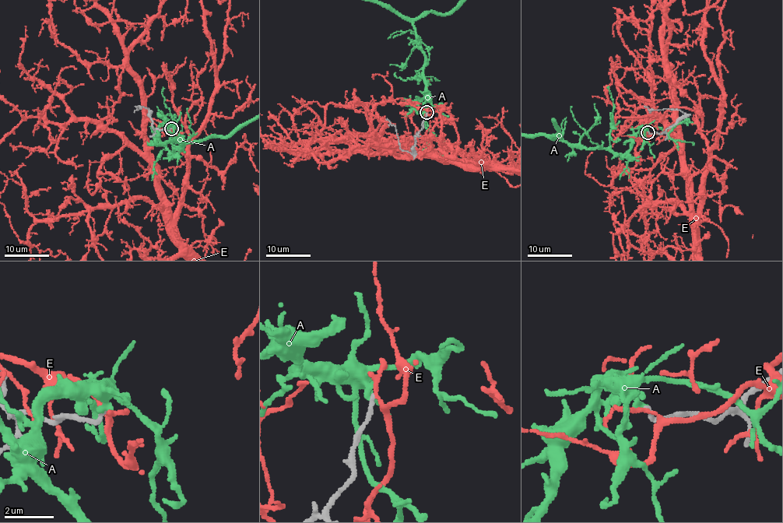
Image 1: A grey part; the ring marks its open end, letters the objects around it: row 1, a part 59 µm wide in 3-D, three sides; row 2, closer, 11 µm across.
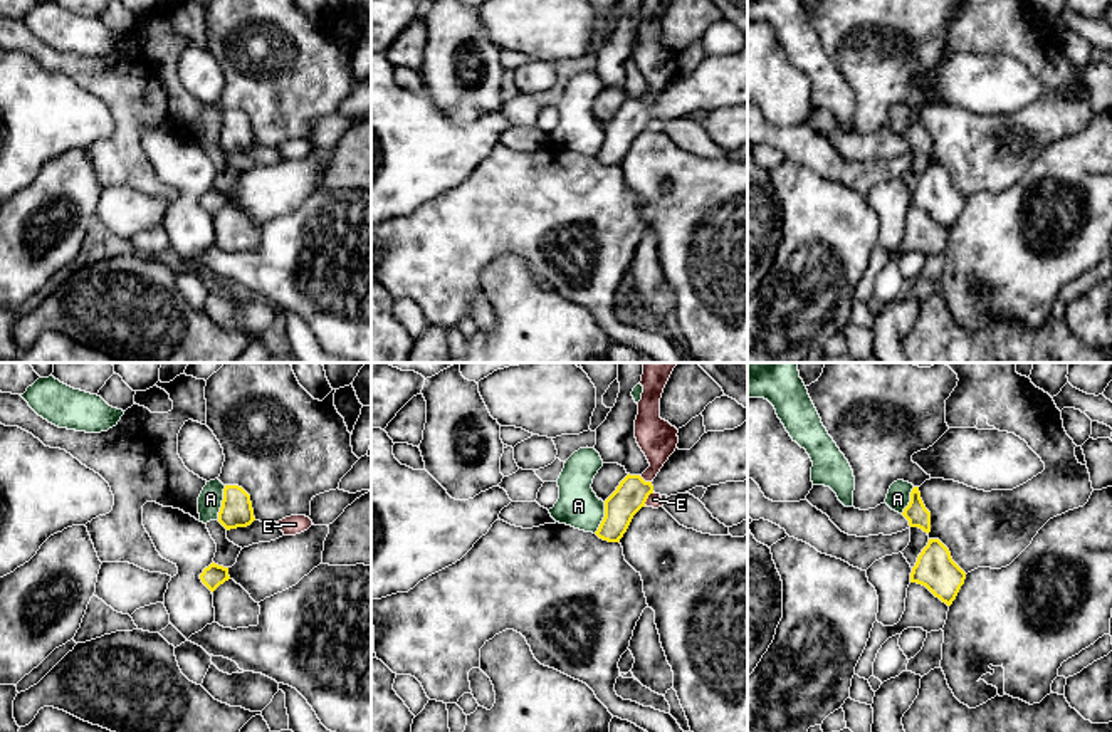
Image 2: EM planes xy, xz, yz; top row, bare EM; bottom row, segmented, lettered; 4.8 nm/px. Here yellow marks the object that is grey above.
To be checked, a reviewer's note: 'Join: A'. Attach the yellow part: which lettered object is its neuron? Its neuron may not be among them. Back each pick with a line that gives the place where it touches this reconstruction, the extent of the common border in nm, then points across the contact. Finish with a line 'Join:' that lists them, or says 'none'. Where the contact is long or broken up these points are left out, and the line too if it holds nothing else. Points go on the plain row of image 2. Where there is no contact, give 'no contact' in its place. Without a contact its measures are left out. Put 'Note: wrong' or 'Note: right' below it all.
Join: none
Note: wrong

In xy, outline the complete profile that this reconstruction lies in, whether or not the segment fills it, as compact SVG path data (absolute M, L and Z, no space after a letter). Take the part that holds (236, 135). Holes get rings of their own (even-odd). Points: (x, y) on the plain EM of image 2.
M225 109L218 146L227 153L247 151L255 144L250 119L239 109Z

